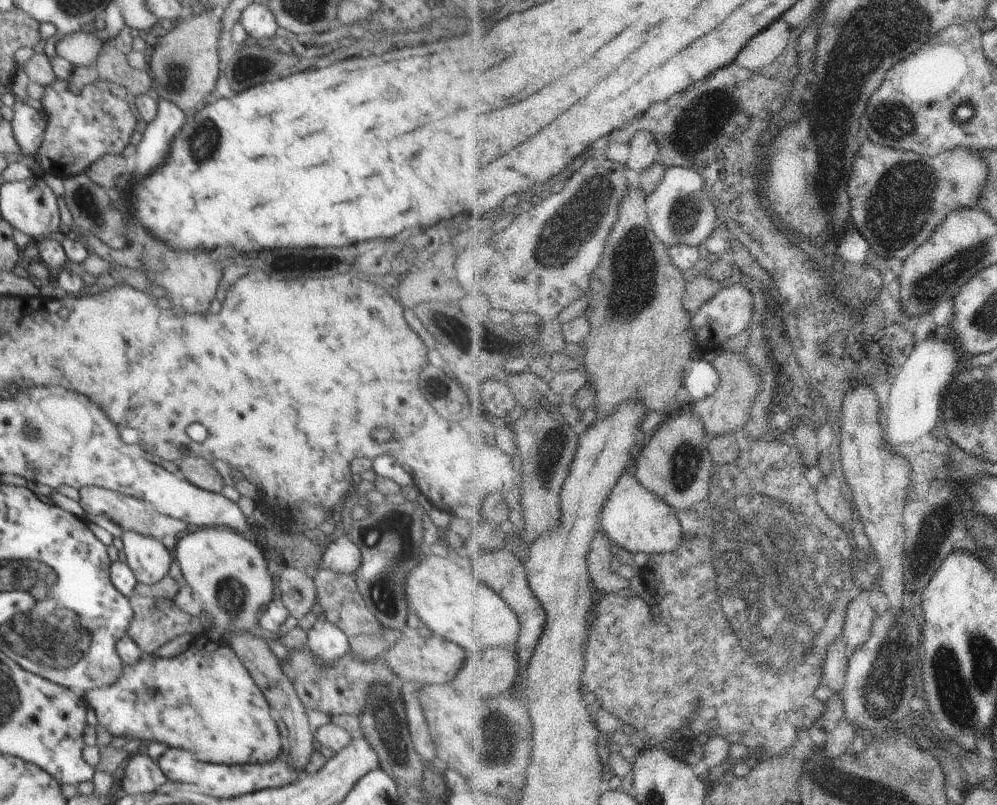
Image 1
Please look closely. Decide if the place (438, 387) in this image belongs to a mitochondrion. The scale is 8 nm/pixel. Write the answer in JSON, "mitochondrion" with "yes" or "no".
{"mitochondrion":"no"}

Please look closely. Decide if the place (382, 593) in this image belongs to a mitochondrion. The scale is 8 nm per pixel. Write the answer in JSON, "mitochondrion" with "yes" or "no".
{"mitochondrion":"yes"}

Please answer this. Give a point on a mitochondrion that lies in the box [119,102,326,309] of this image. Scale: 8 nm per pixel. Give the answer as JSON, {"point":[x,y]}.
{"point":[204,151]}

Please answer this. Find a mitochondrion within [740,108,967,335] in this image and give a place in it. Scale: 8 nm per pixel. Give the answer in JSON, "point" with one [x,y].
{"point":[897,211]}

